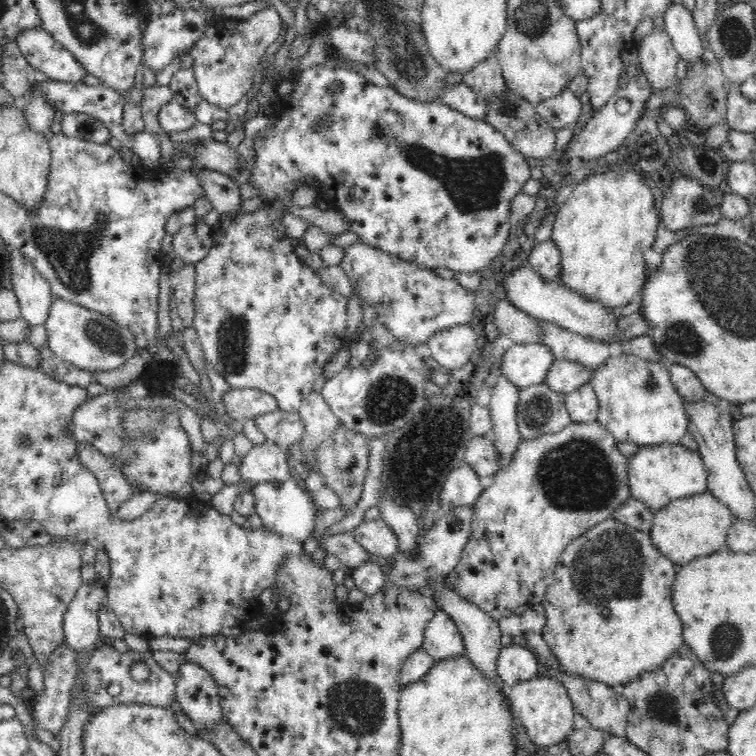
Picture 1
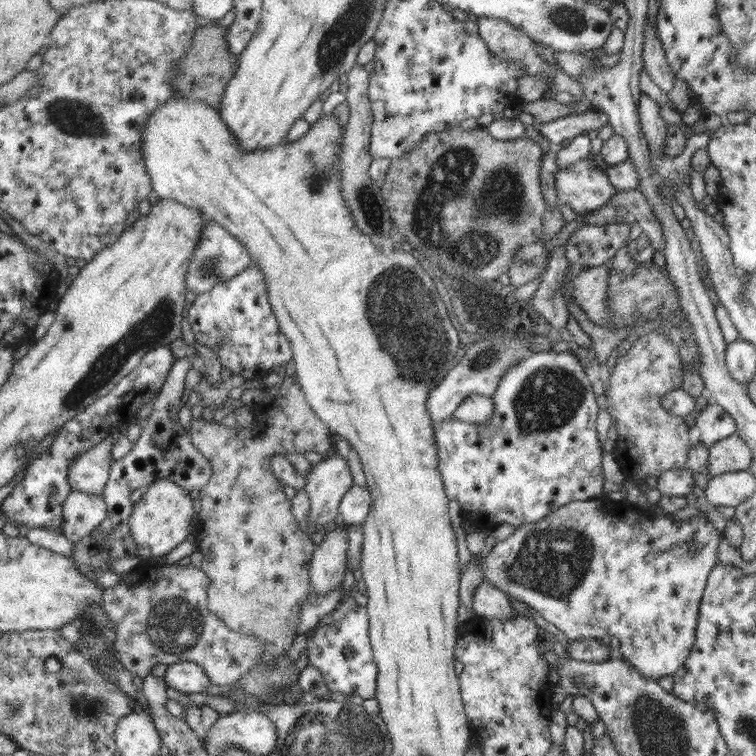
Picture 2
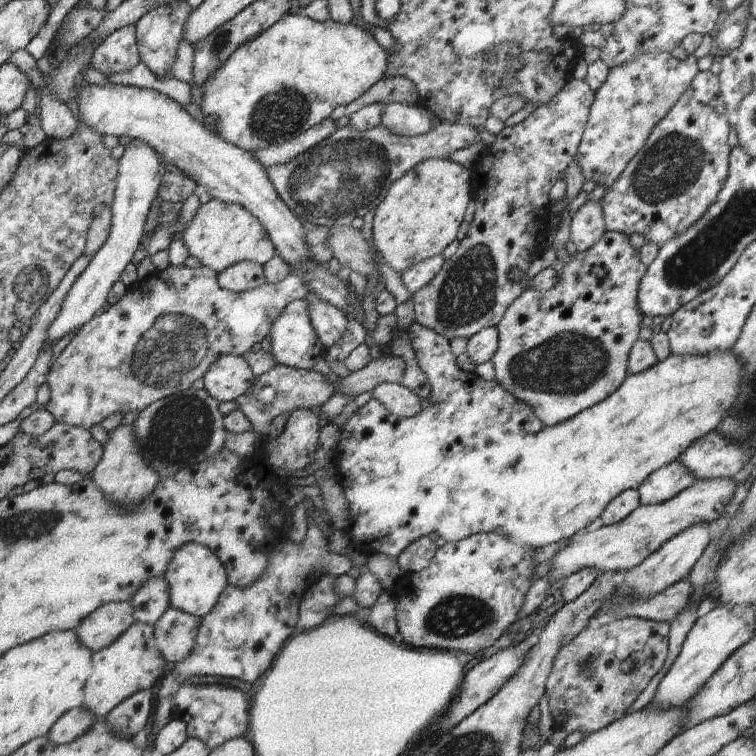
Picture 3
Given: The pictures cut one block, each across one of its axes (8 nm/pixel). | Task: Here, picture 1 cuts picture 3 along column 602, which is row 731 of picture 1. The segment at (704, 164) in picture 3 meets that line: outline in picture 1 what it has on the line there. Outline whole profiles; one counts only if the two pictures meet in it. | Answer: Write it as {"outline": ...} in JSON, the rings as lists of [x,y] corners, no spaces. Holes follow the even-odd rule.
{"outline":[[[192,662],[182,665],[172,675],[175,677],[176,683],[175,698],[178,700],[178,704],[180,704],[181,712],[187,714],[194,728],[198,730],[197,736],[200,739],[207,739],[210,737],[210,731],[205,729],[212,728],[214,724],[220,724],[220,722],[225,720],[216,681],[208,670]]]}

